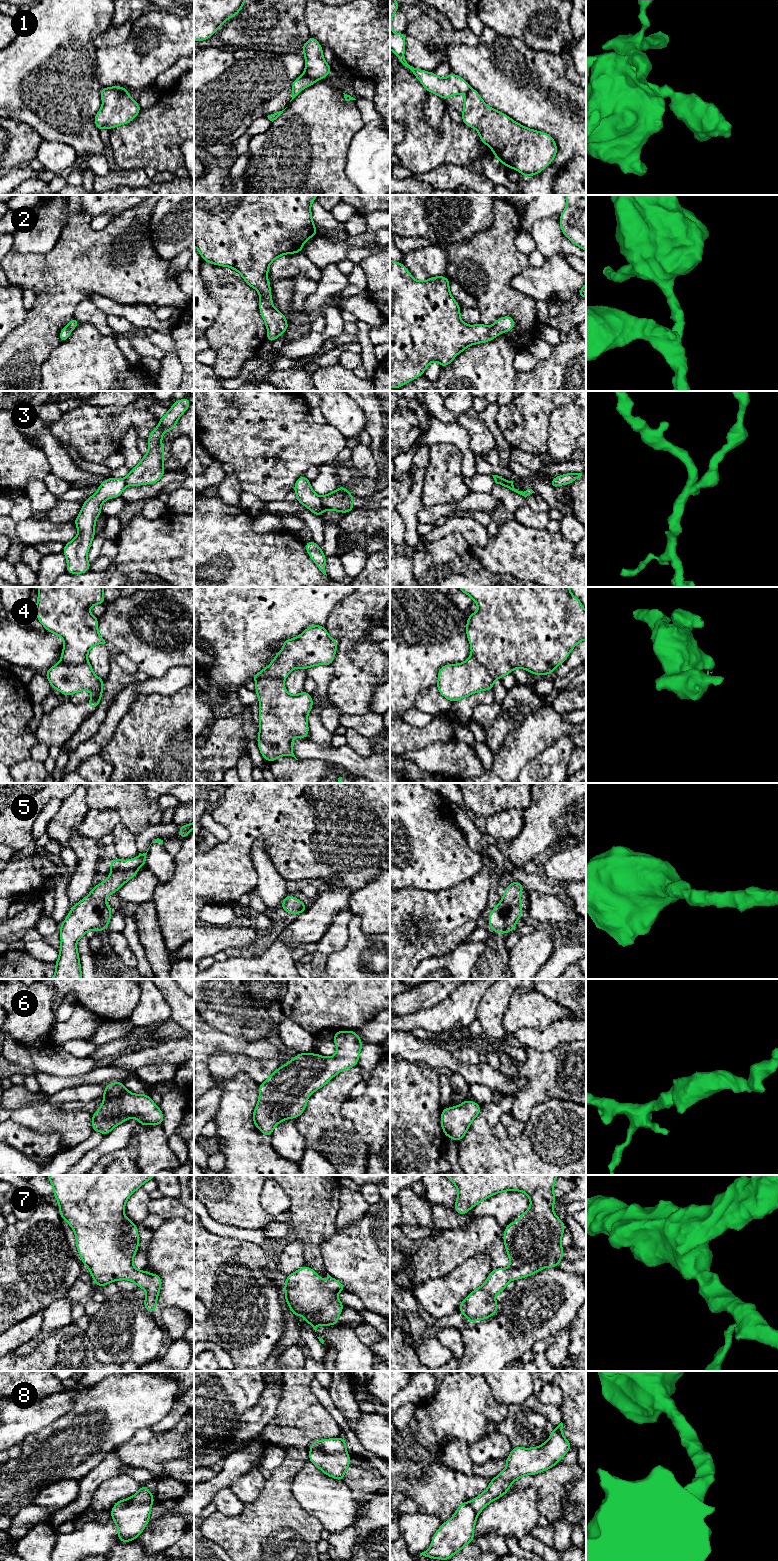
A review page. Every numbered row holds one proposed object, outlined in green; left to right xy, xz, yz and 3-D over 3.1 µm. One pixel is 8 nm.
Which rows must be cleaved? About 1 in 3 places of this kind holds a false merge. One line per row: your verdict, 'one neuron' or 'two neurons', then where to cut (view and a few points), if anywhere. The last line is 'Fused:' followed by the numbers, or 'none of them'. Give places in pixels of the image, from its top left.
1: two neurons; cut xy (111, 87), (127, 92)
2: one neuron; cut none
3: two neurons; cut xz (320, 497), (324, 509)
4: two neurons; cut xz (283, 680), (260, 678), (255, 681)
5: one neuron; cut none
6: one neuron; cut none
7: one neuron; cut none
8: one neuron; cut none
Fused: 1, 3, 4

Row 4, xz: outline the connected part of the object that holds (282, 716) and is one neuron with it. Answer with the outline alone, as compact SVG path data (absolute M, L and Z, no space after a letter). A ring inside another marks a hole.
M263 678L256 681L255 693L259 699L259 734L257 738L258 748L265 760L274 762L280 756L292 756L298 760L293 753L293 738L307 739L309 734L308 714L312 710L312 695L302 691L297 695L291 695L286 691L284 681L278 678Z

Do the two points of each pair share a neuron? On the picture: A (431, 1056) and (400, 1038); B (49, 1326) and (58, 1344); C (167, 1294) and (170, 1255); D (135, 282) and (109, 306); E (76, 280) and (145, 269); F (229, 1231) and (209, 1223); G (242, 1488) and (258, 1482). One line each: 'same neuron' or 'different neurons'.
A: same neuron
B: different neurons
C: same neuron
D: different neurons
E: same neuron
F: same neuron
G: same neuron

